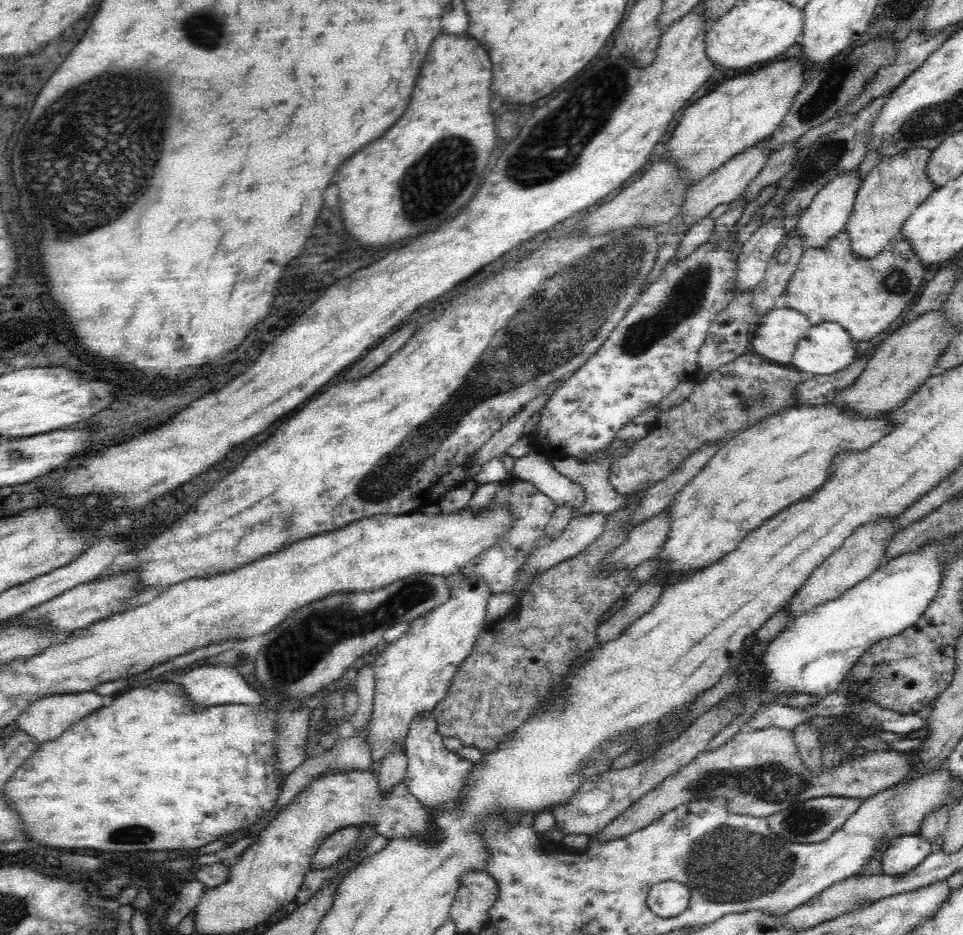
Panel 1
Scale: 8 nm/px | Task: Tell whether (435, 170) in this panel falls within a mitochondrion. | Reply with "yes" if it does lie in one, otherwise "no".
yes

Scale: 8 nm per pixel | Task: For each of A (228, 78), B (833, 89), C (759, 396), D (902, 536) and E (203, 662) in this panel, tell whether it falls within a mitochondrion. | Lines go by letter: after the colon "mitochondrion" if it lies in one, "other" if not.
A: other
B: mitochondrion
C: mitochondrion
D: other
E: other

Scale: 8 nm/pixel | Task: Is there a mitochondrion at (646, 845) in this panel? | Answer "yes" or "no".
no

